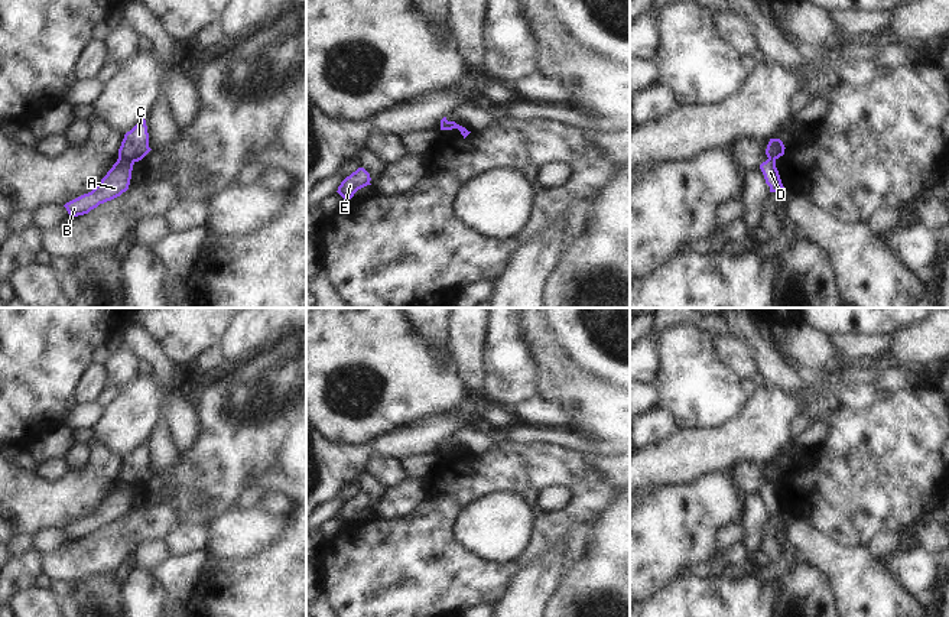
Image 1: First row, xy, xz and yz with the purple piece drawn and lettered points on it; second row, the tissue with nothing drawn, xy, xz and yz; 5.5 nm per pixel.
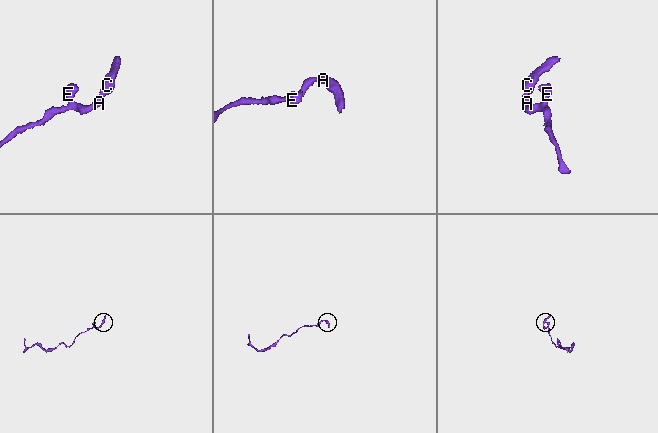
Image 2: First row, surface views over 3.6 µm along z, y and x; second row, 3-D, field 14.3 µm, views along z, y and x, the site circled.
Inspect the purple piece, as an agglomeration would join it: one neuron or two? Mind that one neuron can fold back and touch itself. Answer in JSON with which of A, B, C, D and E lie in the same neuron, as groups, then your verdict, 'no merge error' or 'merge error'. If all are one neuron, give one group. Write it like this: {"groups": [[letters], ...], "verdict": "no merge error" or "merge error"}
{"groups": [["A", "B", "D", "E"], ["C"]], "verdict": "merge error"}

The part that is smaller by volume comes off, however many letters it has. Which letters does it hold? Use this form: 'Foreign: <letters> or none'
Foreign: C

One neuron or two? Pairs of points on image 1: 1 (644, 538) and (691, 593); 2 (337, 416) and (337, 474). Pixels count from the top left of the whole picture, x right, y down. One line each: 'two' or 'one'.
1: two
2: two

